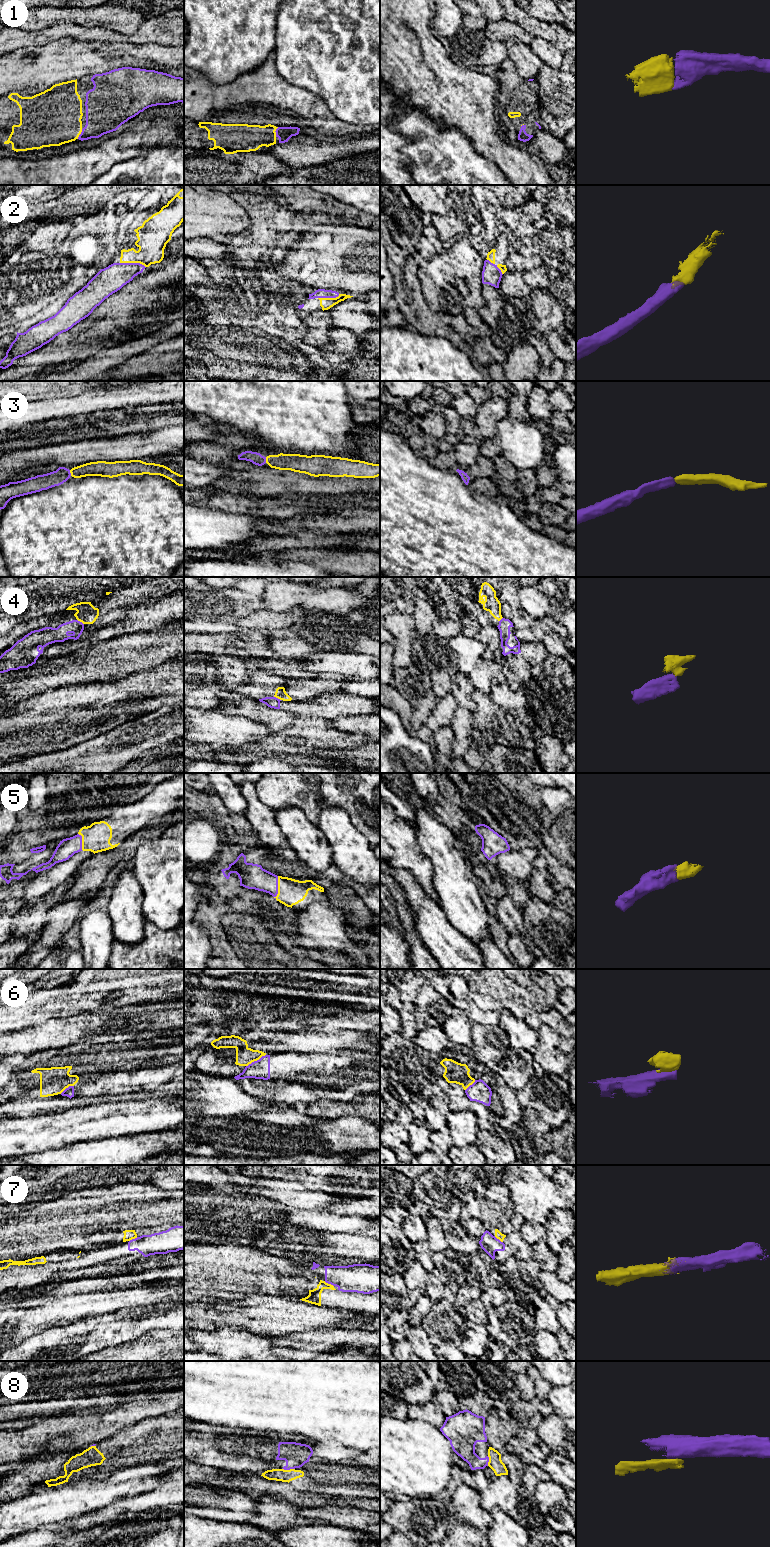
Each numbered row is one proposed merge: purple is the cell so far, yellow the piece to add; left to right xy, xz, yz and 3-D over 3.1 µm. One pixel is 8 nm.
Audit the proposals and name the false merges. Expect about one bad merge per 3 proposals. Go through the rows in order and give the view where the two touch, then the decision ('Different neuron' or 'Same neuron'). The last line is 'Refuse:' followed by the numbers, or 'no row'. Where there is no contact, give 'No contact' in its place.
1: Touches purple in xy. Same neuron
2: Touches purple in xy. Same neuron
3: Touches purple in xy. Same neuron
4: Touches purple in xz. Different neuron
5: Touches purple in xz. Same neuron
6: Touches purple in xz. Different neuron
7: Touches purple in xz. Different neuron
8: Touches purple in xz. Different neuron
Refuse: 4, 6, 7, 8

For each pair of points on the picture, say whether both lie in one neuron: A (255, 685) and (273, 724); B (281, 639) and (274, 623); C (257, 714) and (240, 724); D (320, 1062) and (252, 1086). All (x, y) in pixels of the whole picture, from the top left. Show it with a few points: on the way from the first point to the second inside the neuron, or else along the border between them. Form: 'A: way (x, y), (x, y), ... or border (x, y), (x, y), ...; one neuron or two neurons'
A: border (243, 695), (258, 700); two neurons
B: border (274, 629), (285, 629), (287, 631); two neurons
C: border (245, 717), (262, 722), (270, 729); two neurons
D: way (303, 1062), (290, 1063), (269, 1078); one neuron

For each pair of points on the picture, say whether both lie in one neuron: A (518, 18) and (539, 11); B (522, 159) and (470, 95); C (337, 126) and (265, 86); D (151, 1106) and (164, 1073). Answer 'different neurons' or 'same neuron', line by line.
A: different neurons
B: same neuron
C: same neuron
D: different neurons

